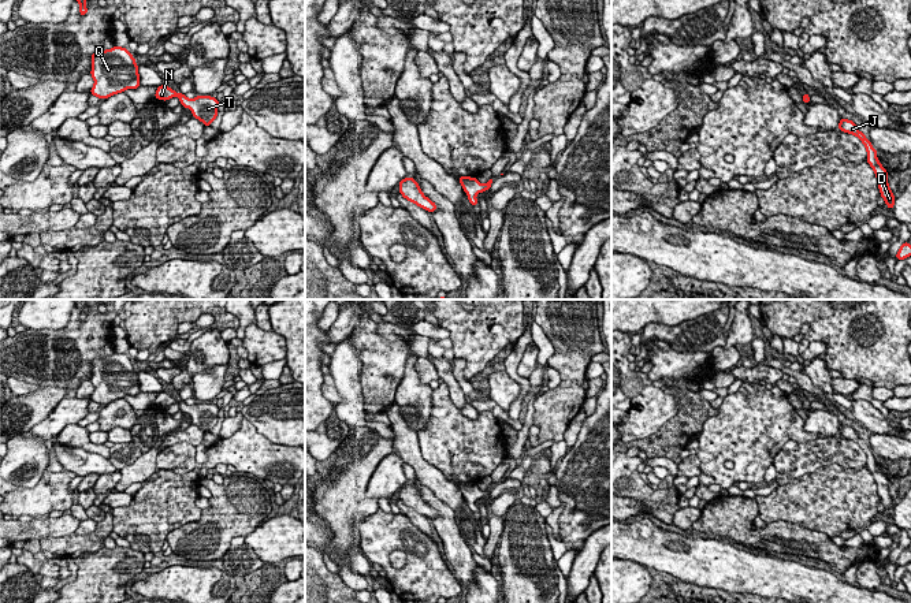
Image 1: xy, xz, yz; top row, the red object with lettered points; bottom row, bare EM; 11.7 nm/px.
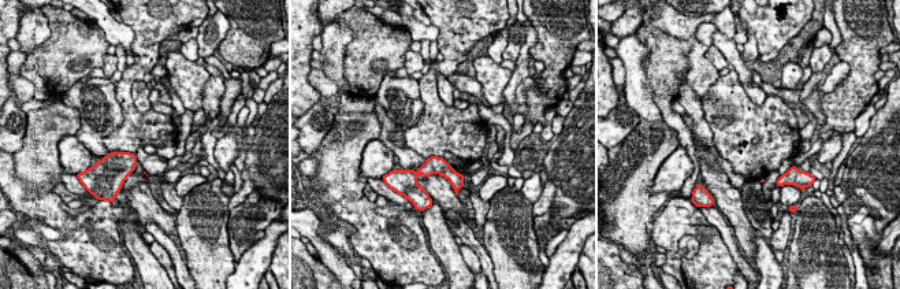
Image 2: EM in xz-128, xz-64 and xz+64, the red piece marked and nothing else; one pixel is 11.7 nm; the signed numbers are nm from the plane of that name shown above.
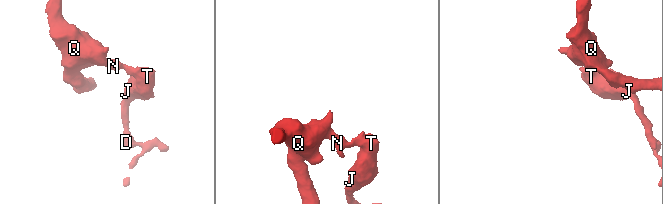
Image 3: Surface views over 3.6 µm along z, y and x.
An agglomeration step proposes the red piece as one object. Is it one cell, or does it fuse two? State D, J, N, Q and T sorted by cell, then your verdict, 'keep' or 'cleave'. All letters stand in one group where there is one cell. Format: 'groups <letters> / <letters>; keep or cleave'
groups D J N Q T; keep

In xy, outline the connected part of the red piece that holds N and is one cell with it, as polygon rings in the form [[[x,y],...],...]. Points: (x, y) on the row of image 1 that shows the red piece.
[[[160,85],[156,90],[155,98],[159,100],[170,100],[172,97],[178,96],[181,104],[185,108],[189,108],[193,113],[193,116],[204,123],[204,126],[211,126],[211,123],[217,116],[217,105],[219,100],[213,98],[211,96],[197,96],[196,98],[187,98],[182,93],[174,92],[171,88]]]

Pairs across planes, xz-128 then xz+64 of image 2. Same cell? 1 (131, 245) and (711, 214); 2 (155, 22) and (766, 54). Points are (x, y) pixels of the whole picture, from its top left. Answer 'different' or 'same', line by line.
1: different
2: same

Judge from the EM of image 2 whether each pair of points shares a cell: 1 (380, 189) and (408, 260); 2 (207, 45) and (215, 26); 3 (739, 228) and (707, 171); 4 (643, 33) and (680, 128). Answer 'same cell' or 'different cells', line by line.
1: different cells
2: same cell
3: same cell
4: same cell

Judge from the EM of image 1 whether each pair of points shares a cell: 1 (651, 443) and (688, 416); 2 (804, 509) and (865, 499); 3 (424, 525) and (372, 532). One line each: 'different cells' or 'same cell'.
1: same cell
2: same cell
3: different cells

